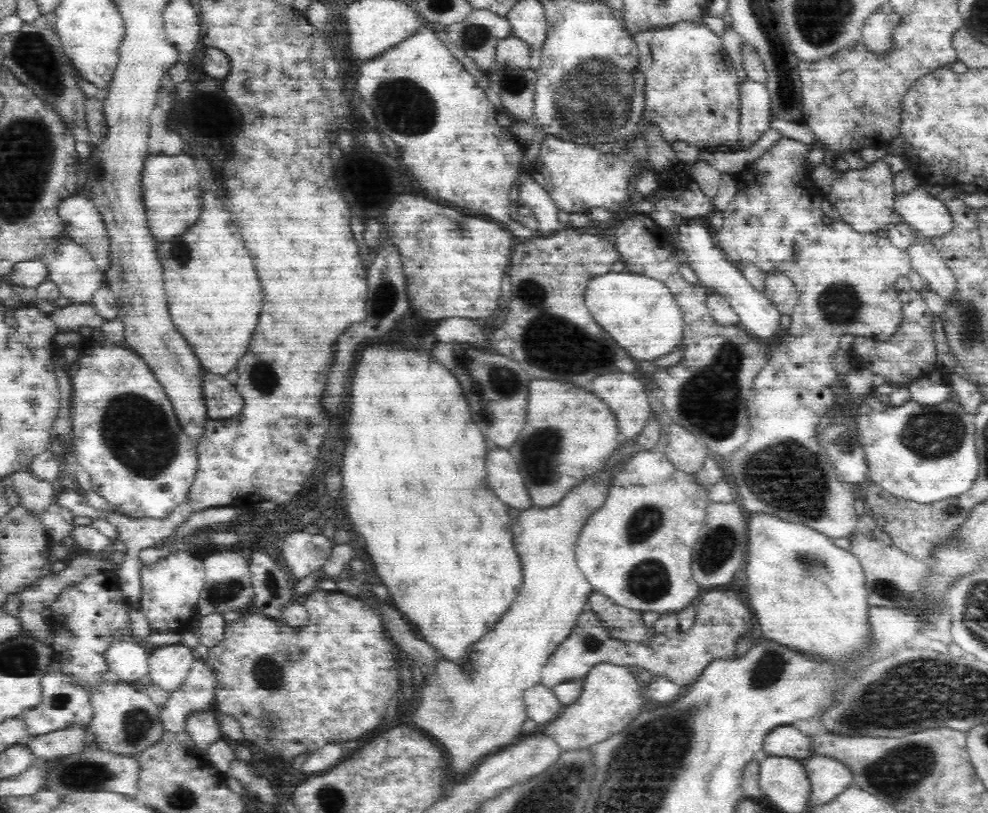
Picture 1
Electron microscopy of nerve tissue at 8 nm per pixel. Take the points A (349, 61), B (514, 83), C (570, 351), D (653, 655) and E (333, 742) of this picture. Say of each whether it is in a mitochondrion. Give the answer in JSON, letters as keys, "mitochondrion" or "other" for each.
{"A":"other","B":"mitochondrion","C":"mitochondrion","D":"other","E":"other"}

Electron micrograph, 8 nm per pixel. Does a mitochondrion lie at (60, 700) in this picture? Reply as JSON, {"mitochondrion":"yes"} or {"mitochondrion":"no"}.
{"mitochondrion":"yes"}

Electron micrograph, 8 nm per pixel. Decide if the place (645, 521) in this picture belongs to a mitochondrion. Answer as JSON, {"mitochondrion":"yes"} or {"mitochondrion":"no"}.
{"mitochondrion":"yes"}

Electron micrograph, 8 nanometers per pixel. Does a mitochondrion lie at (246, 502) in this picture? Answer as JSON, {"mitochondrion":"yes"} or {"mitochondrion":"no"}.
{"mitochondrion":"no"}

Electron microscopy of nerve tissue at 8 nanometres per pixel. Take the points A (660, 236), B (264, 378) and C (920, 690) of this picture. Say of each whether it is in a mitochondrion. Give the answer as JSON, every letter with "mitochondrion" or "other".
{"A":"other","B":"mitochondrion","C":"mitochondrion"}

